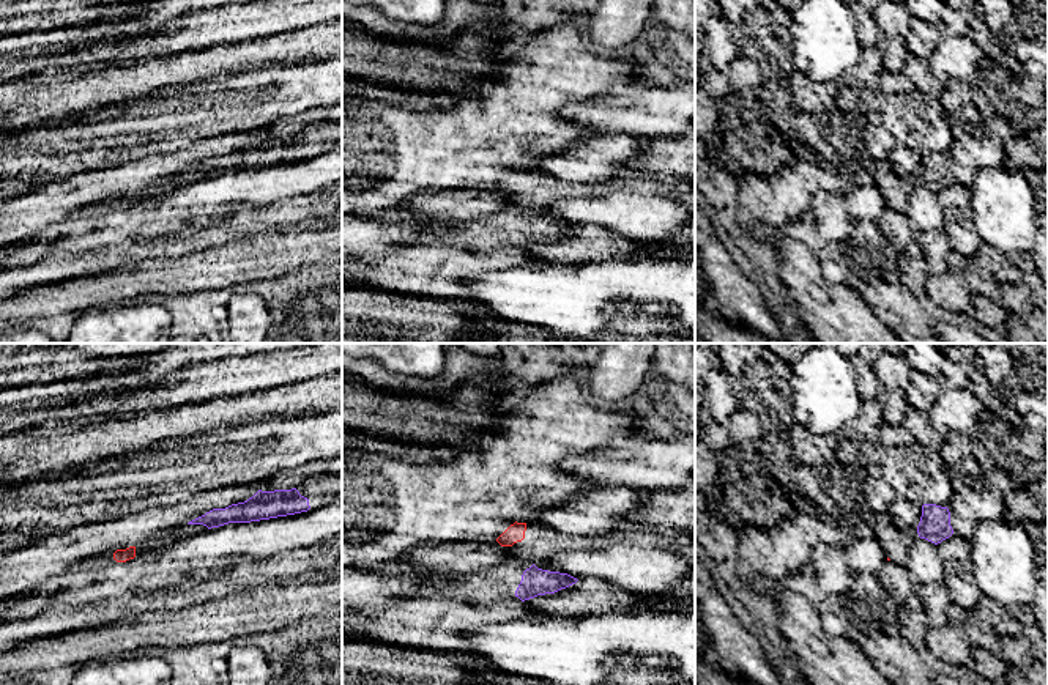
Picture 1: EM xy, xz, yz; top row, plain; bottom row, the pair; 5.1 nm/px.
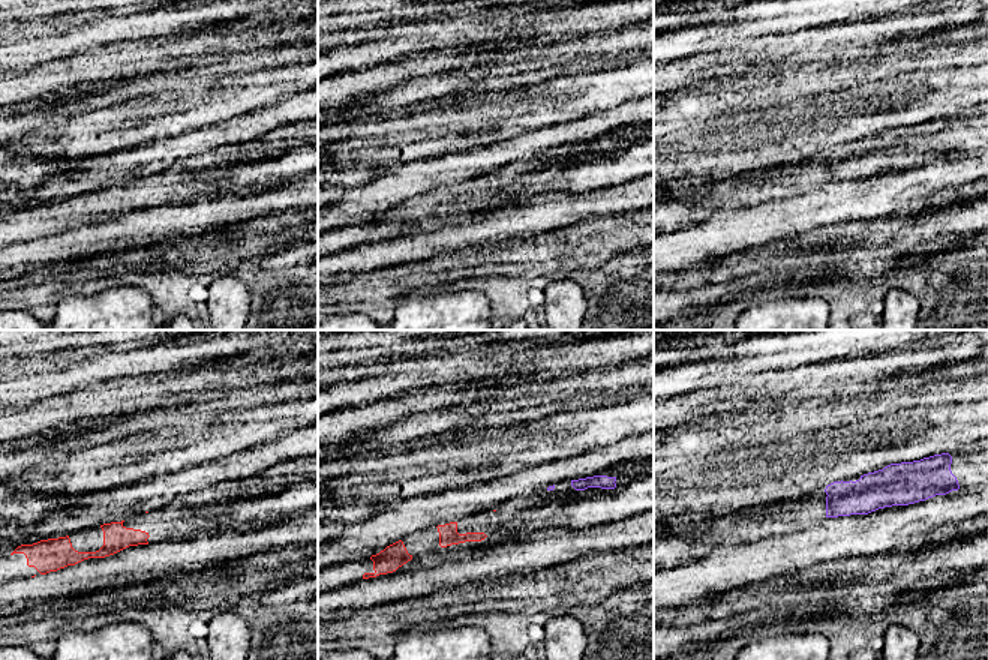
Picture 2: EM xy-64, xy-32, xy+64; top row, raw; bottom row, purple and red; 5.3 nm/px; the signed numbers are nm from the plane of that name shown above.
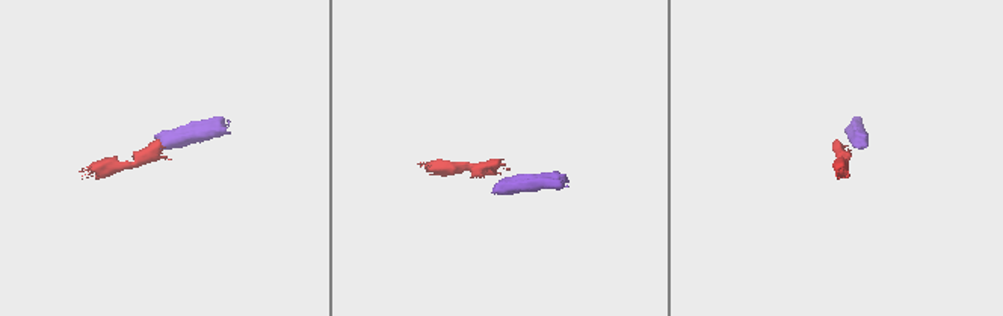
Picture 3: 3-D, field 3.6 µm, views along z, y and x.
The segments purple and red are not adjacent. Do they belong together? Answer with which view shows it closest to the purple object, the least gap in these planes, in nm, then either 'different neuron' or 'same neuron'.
xz | 140 nm | different neuron

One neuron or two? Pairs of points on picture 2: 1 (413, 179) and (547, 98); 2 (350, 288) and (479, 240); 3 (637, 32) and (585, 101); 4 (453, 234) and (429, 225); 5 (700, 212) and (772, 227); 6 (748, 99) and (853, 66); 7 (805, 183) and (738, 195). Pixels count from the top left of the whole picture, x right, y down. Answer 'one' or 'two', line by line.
1: two
2: two
3: two
4: two
5: two
6: one
7: one

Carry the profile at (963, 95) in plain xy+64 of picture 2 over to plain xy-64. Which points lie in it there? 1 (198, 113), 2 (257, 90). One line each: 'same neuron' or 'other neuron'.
1: same neuron
2: same neuron

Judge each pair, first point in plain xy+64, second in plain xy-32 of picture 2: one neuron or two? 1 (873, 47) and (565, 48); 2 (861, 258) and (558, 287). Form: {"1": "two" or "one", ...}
{"1": "two", "2": "two"}

